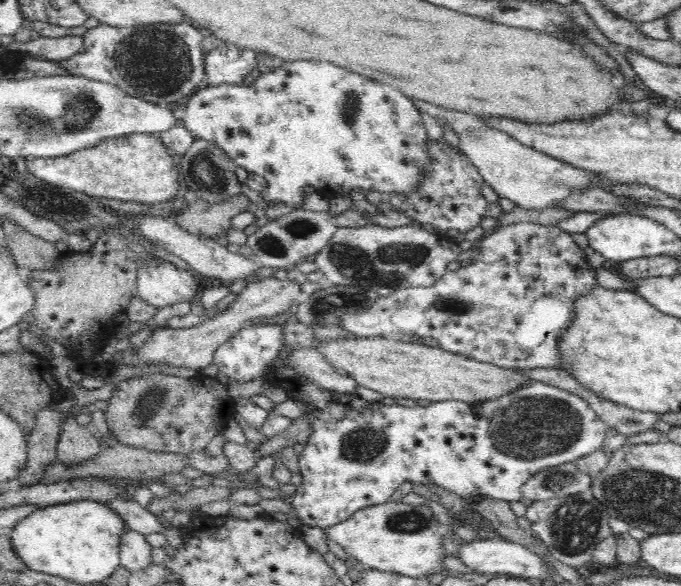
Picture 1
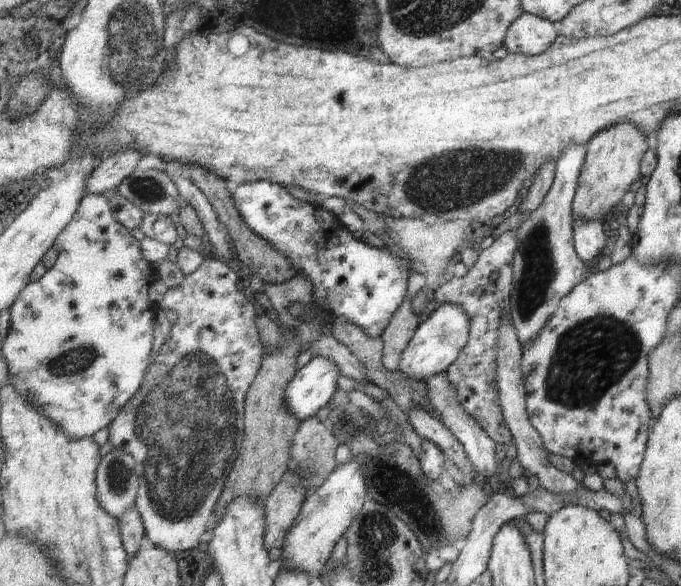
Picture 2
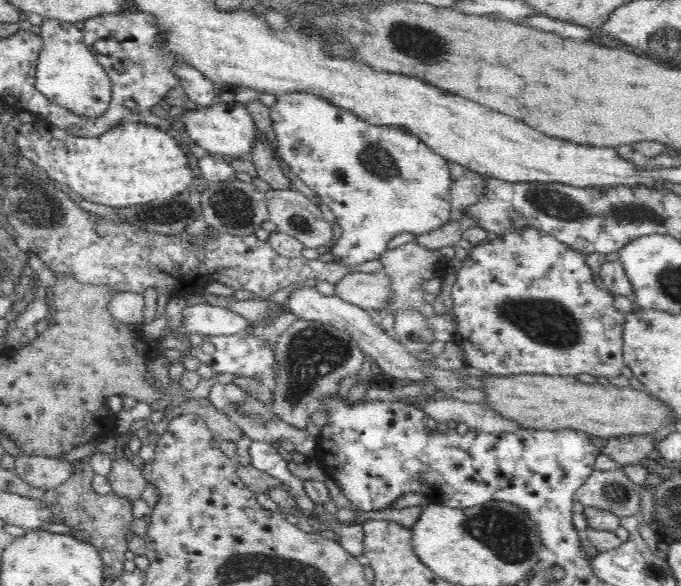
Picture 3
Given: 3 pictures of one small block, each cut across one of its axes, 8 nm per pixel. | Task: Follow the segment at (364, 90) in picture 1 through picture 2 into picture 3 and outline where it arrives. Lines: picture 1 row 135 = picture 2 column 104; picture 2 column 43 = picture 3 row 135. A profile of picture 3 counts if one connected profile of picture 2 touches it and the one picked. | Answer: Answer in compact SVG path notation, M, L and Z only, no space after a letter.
M312 95L284 96L270 107L273 132L279 155L291 173L316 192L328 206L342 228L342 236L329 250L338 264L364 264L376 260L388 249L388 242L402 232L416 237L439 230L450 220L451 182L447 161L422 144L416 136L400 128L366 123L344 108L336 108L326 100Z

